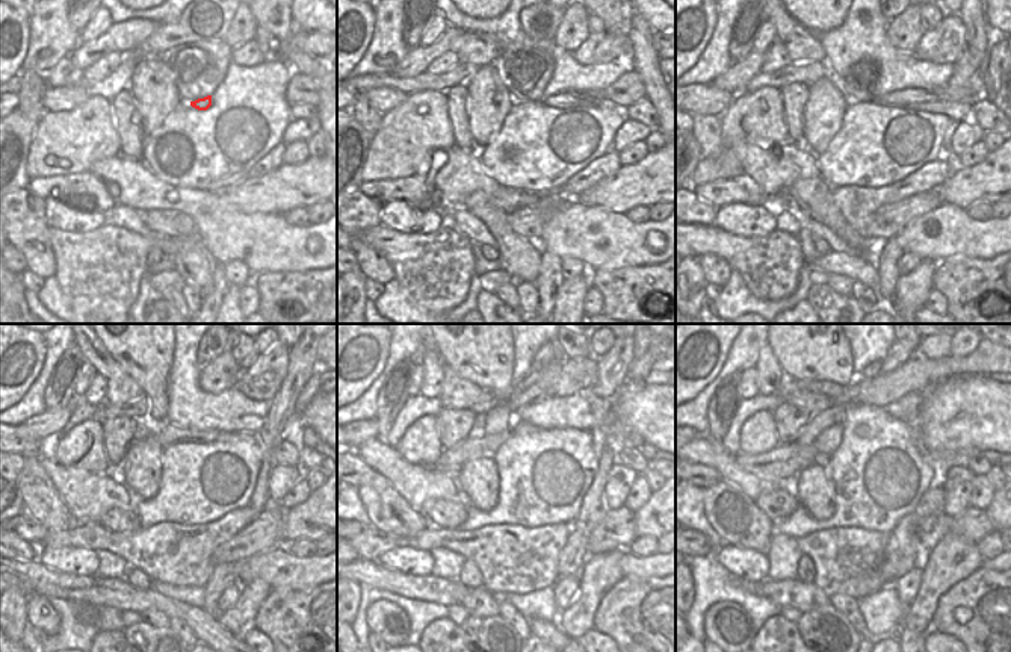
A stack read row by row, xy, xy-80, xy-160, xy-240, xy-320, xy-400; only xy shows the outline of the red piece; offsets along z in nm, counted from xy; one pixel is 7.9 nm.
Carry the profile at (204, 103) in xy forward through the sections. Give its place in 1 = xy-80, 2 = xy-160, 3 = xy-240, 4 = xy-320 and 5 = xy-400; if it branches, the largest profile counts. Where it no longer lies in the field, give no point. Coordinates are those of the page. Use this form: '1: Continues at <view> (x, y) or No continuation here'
1: Continues at xy-80 (562, 100)
2: Continues at xy-160 (957, 111)
3: Continues at xy-240 (286, 453)
4: Continues at xy-320 (629, 456)
5: Continues at xy-400 (976, 462).

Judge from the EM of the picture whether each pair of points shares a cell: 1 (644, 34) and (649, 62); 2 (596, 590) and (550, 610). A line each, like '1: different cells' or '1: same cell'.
1: same cell
2: different cells

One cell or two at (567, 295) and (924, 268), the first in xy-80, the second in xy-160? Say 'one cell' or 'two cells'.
one cell

